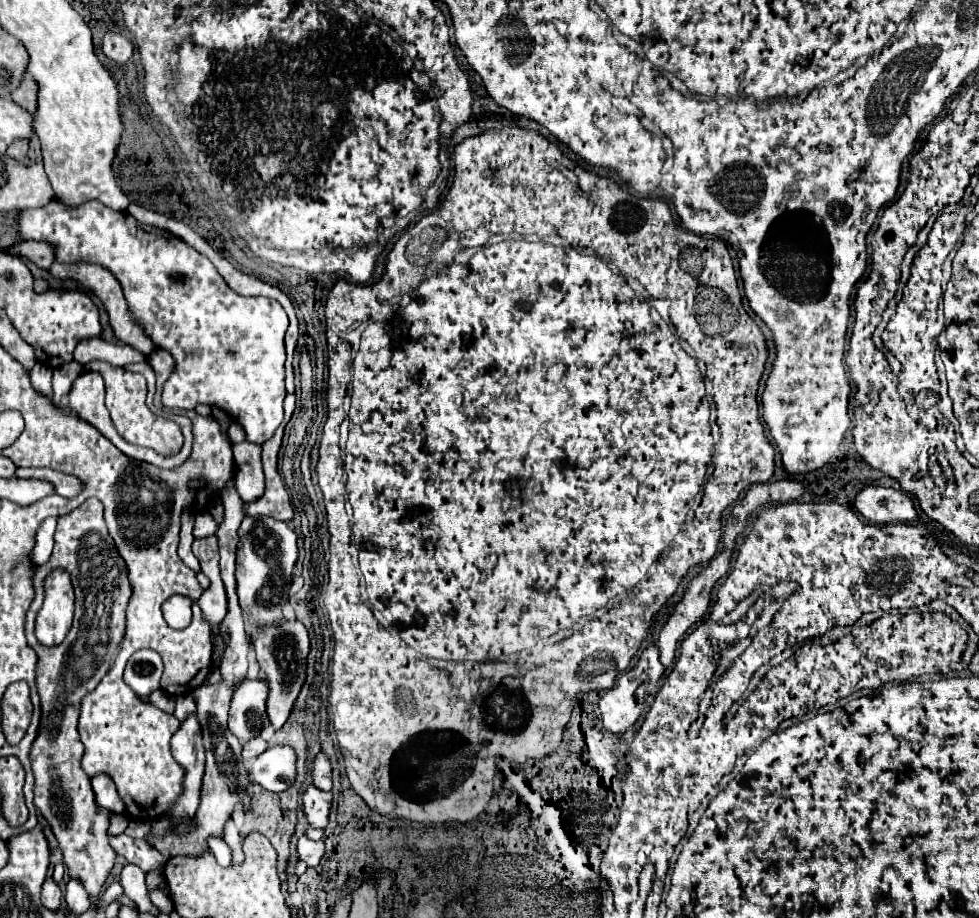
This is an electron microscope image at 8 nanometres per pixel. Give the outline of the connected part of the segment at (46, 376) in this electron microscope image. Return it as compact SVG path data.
M36 362L36 366L30 372L30 380L32 380L34 390L40 396L50 396L50 380L52 380L52 368L50 366Z

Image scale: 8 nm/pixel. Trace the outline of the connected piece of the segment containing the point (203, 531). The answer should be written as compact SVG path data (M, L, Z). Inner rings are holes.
M200 510L196 514L196 524L194 524L194 538L204 538L208 536L208 532L216 532L218 522L214 520L214 516L208 510Z

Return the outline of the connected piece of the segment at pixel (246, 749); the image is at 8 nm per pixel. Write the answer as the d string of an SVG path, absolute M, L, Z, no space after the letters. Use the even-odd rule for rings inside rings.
M260 736L251 738L243 746L242 760L248 760L253 757L258 757L262 752L268 748L268 744ZM251 755L253 757L251 757Z

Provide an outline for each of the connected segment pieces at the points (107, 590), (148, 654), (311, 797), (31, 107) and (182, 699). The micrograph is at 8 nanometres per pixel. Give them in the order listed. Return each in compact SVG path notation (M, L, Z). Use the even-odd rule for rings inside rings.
M88 498L82 506L58 518L54 542L56 544L50 560L34 568L32 582L36 598L26 614L28 646L34 648L38 654L36 686L42 706L38 738L34 740L30 750L30 762L36 780L34 804L52 826L52 832L64 854L68 876L78 878L86 888L90 900L96 902L116 862L116 852L108 846L106 830L110 812L96 806L90 778L80 766L84 746L80 742L76 724L80 716L82 698L98 686L98 682L108 672L110 660L118 654L118 646L126 628L124 610L130 598L130 584L124 560L120 558L114 540L106 530L102 518L102 502L98 502L96 498ZM52 568L64 568L70 572L76 590L76 614L66 640L56 648L44 648L38 646L38 640L32 634L32 624L36 618L34 608L40 608L44 600L42 580Z
M142 648L142 650L134 652L124 670L124 682L138 696L148 696L150 692L158 690L160 676L162 676L160 654L150 648Z
M308 786L302 792L302 810L312 828L324 828L328 822L328 810L332 804L332 792Z
M24 76L20 86L26 86L26 88L16 88L12 94L10 94L10 100L16 102L18 106L22 106L24 110L28 110L30 114L36 110L36 92L38 92L38 86L36 82L32 80L32 76Z
M186 694L186 696L178 696L176 698L176 710L174 710L174 716L178 718L178 720L184 720L190 712L194 712L196 710L196 706L194 706L194 698L190 696L190 694Z

